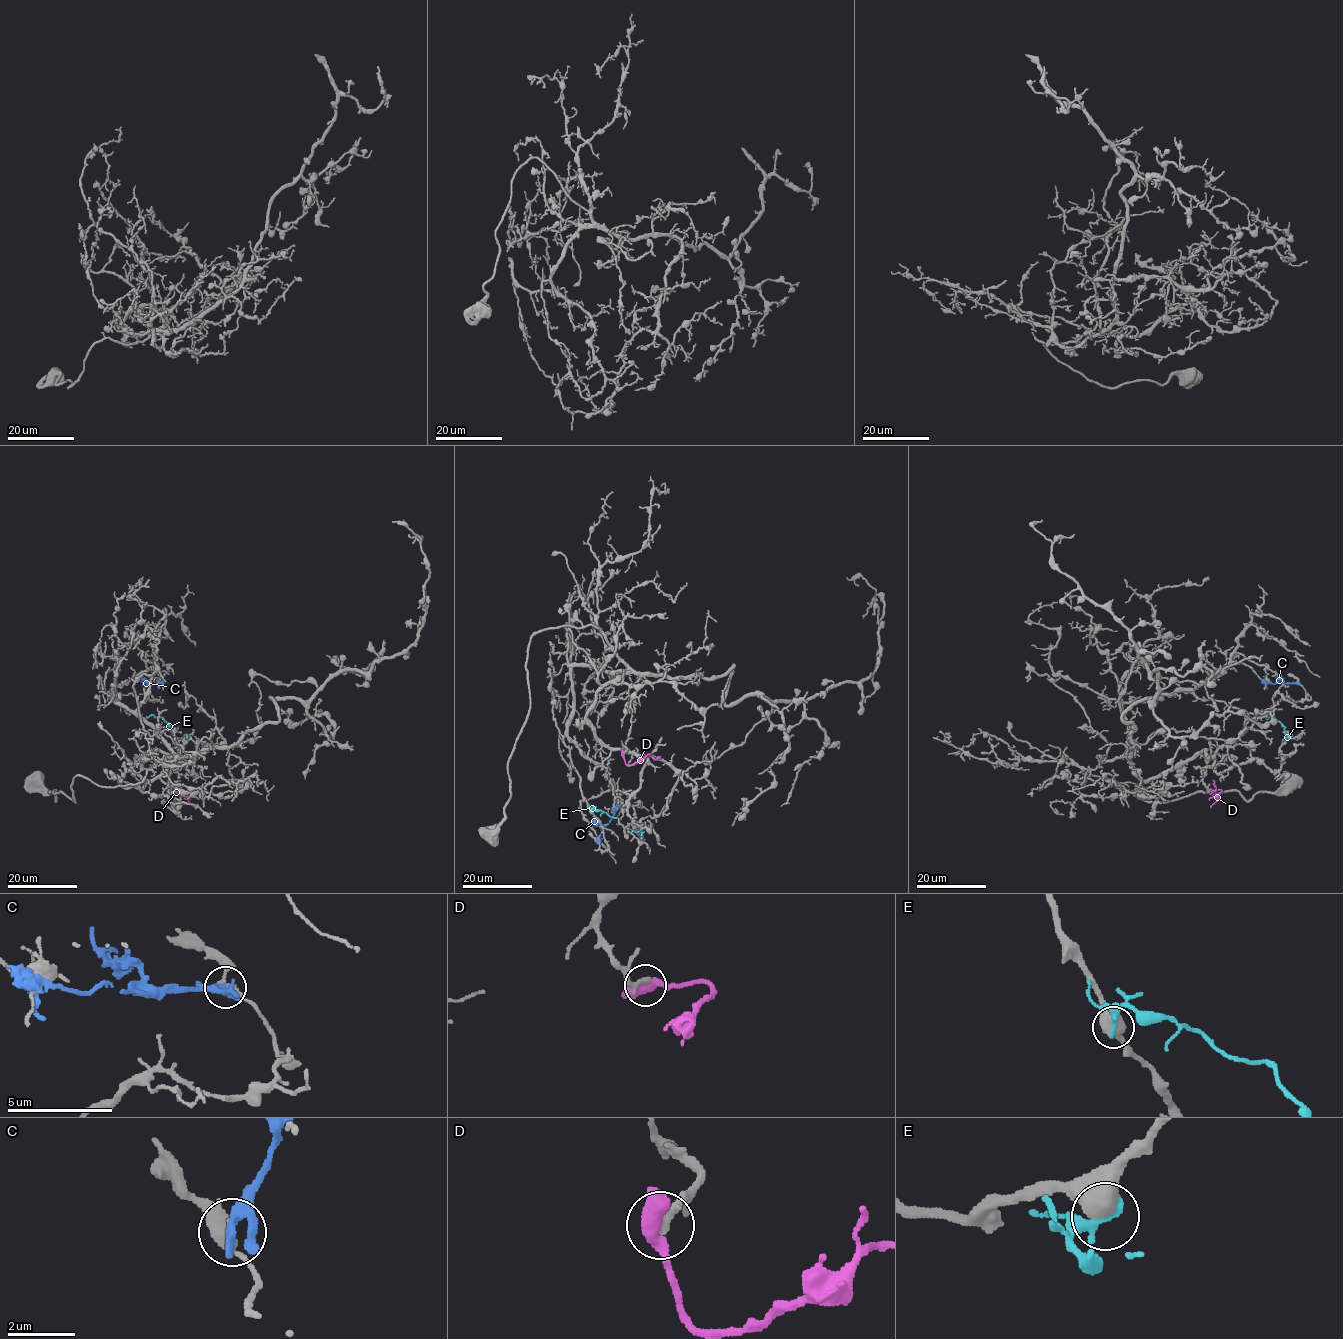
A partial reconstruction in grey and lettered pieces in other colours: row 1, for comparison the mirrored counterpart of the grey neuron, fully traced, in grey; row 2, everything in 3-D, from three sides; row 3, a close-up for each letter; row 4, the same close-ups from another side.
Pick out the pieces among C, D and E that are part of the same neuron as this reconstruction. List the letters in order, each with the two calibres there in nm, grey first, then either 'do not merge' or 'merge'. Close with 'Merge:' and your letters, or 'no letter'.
C: calibres 150 and 280 nm; do not merge
D: calibres 280 and 480 nm; merge
E: calibres 750 and 240 nm; do not merge
Merge: D

